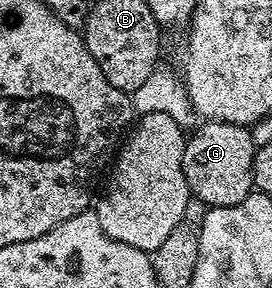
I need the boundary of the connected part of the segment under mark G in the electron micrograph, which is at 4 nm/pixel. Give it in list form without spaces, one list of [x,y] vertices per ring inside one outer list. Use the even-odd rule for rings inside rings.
[[[206,120],[201,124],[205,125],[198,124],[192,130],[194,133],[186,140],[183,151],[183,175],[189,184],[189,192],[205,207],[239,203],[254,192],[255,148],[250,130],[244,125],[232,125],[226,121]]]

